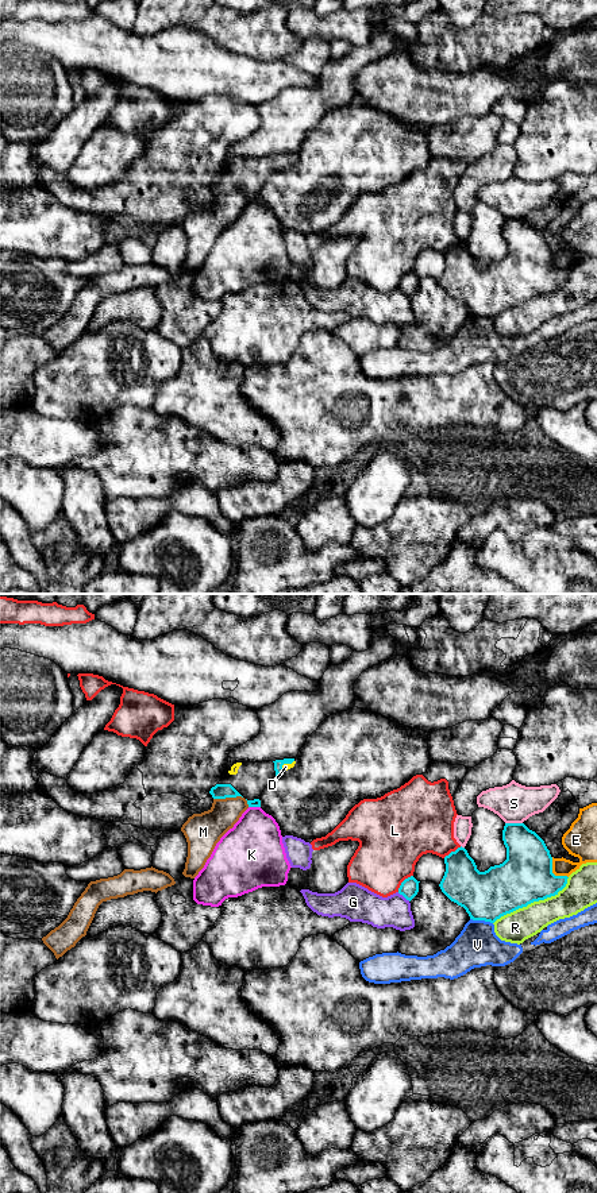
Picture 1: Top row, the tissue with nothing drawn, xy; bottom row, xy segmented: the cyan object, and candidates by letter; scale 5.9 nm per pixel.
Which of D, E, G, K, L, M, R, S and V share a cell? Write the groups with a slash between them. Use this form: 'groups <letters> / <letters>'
groups D / E / G / K / L / M / R / S / V

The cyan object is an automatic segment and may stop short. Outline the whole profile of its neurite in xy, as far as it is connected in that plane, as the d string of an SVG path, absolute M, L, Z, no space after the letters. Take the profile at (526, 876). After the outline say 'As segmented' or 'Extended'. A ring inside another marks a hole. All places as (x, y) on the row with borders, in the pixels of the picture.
M505 823L507 860L479 872L465 848L444 857L442 892L463 907L473 920L494 923L501 916L558 895L567 876L552 873L544 841L524 823Z. As segmented

